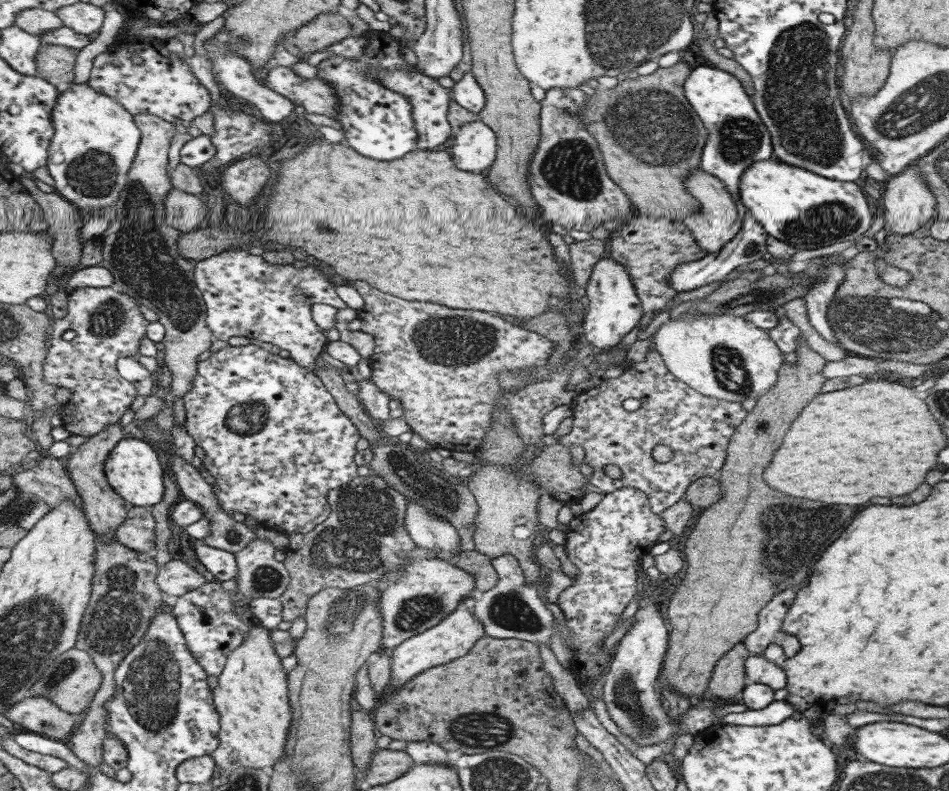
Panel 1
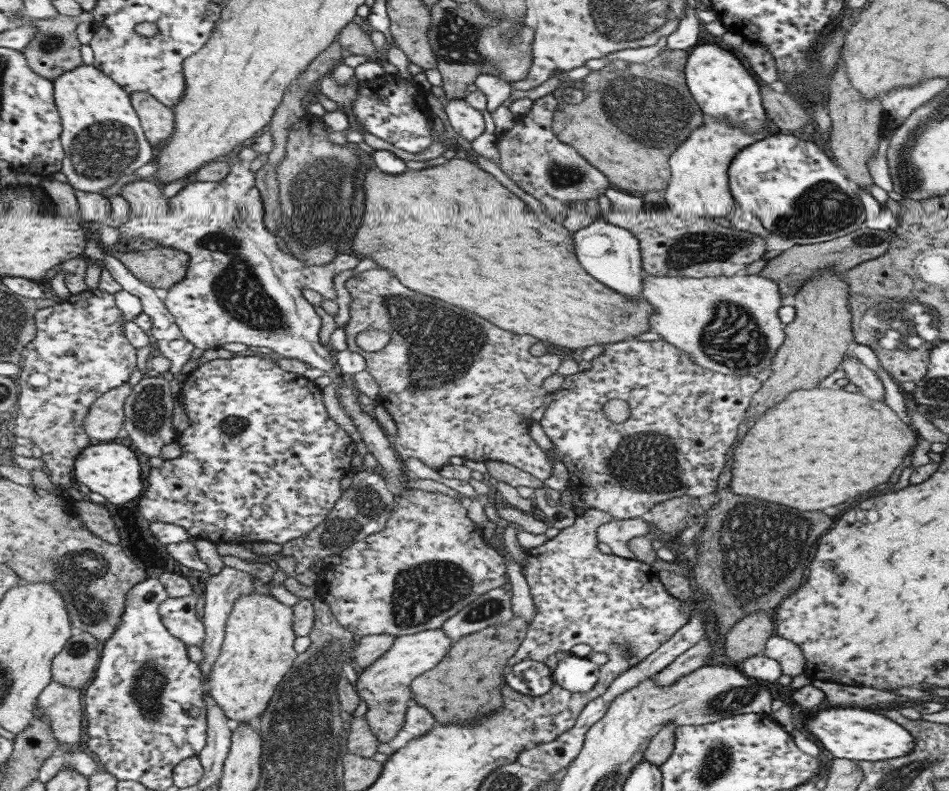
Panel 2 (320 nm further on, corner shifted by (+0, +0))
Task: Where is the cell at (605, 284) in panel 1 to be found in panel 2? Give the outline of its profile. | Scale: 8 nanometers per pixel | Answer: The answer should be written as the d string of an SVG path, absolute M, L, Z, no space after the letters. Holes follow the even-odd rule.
M600 218L591 221L587 226L572 233L575 256L581 268L605 284L607 288L625 295L628 299L642 297L642 261L638 249L638 240L627 229L619 228L619 225L607 224Z

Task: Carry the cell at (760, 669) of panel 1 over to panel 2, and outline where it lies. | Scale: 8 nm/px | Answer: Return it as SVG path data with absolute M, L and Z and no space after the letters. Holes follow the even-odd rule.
M773 634L765 641L761 654L776 660L783 676L793 678L803 673L803 653L790 640Z

